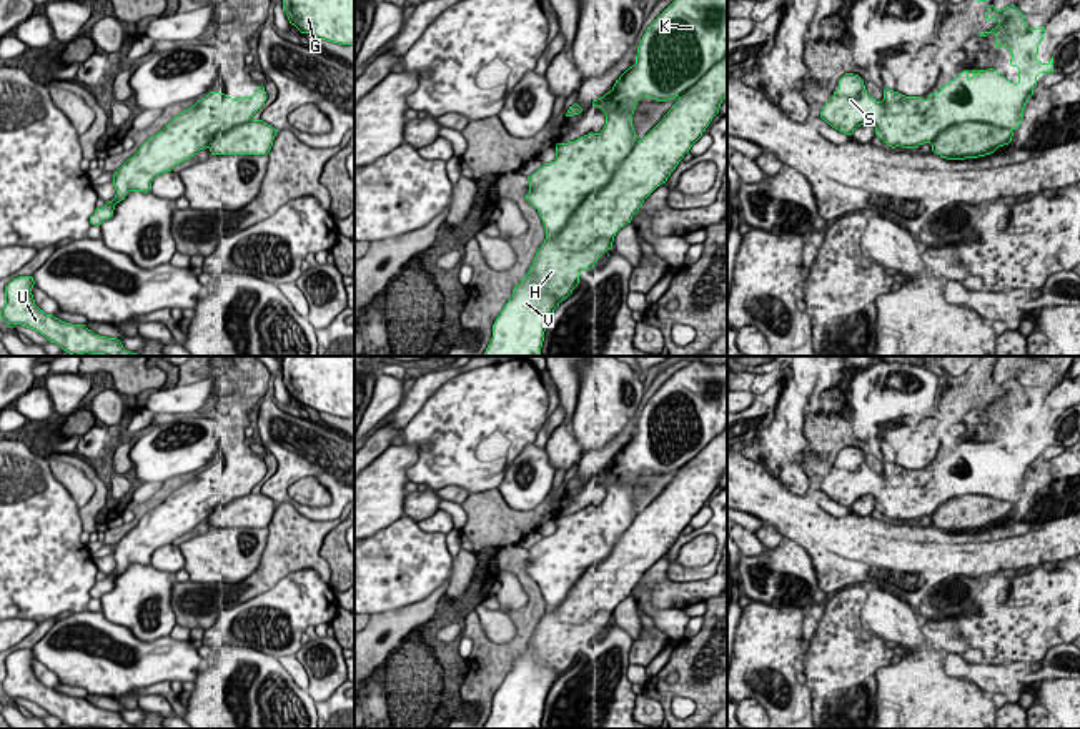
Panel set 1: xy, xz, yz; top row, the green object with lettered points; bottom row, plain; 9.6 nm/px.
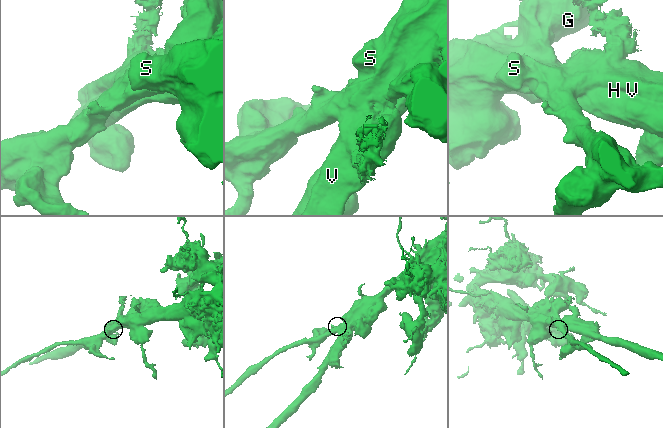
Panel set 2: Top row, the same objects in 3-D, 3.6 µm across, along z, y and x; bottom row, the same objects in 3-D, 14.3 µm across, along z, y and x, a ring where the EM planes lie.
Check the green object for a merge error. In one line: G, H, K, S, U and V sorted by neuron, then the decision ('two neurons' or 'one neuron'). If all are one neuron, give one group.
groups G K S U V / H; two neurons

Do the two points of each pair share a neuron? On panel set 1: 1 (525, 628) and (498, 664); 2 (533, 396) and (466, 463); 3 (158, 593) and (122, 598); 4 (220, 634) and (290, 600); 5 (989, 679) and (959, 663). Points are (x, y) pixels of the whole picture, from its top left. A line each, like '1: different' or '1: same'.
1: same
2: same
3: same
4: same
5: same

